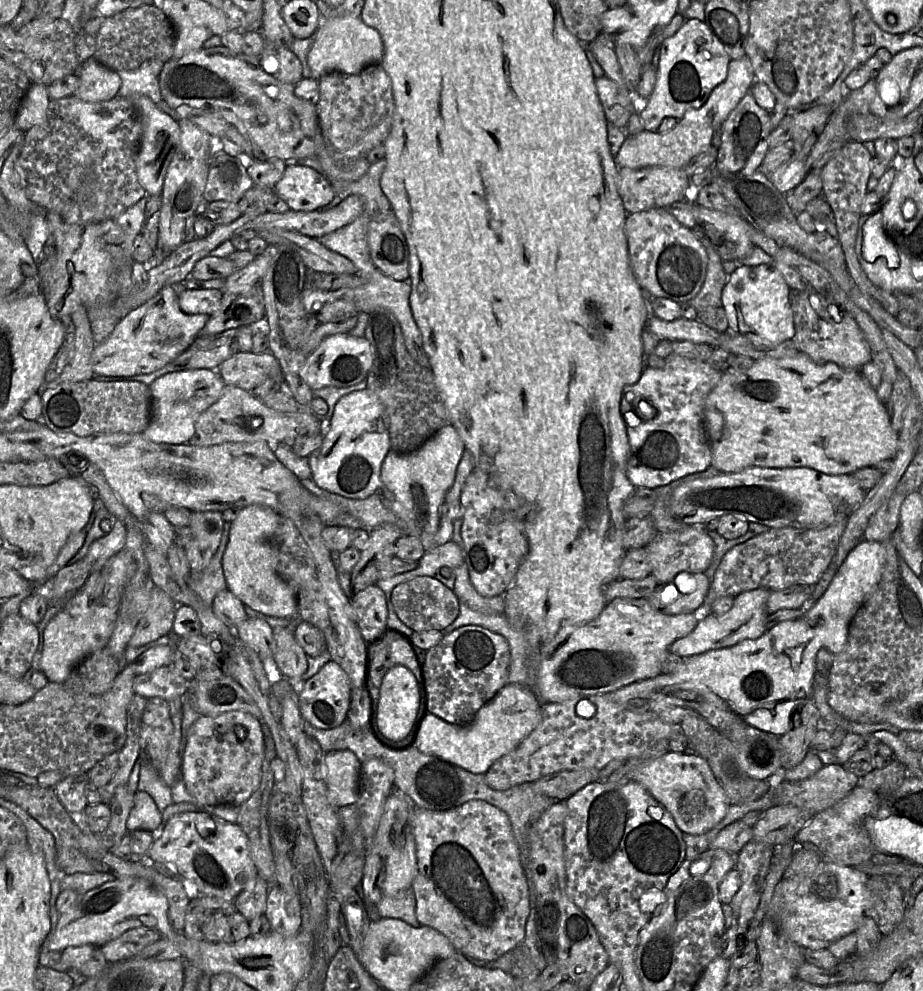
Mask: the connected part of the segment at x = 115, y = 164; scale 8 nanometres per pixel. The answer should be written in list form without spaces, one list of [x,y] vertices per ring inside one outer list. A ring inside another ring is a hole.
[[[73,94],[51,100],[45,119],[27,130],[19,139],[19,152],[22,152],[17,163],[17,176],[21,179],[27,198],[45,210],[49,223],[44,258],[63,239],[64,222],[88,224],[115,219],[145,195],[145,188],[136,170],[142,135],[139,113],[129,98],[116,95],[109,100],[86,102]]]

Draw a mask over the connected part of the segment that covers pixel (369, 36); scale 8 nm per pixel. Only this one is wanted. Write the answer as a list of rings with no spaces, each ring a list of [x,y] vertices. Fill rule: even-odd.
[[[343,15],[321,19],[307,61],[311,78],[319,80],[332,72],[358,74],[369,65],[381,63],[383,54],[383,42],[376,29],[367,26],[360,17]]]

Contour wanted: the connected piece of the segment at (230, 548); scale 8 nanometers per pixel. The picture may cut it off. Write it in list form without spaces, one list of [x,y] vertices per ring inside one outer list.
[[[250,505],[237,510],[237,517],[230,525],[230,535],[223,555],[222,567],[227,588],[241,600],[244,605],[267,616],[293,619],[297,614],[295,591],[293,587],[277,573],[278,551],[272,542],[273,534],[280,525],[281,516],[270,508],[260,505]]]

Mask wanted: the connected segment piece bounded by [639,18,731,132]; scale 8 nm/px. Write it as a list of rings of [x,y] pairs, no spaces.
[[[685,19],[681,28],[664,40],[660,47],[656,83],[652,94],[642,101],[639,115],[643,130],[656,132],[666,117],[681,119],[687,112],[699,109],[715,87],[728,75],[731,58],[704,21]]]

